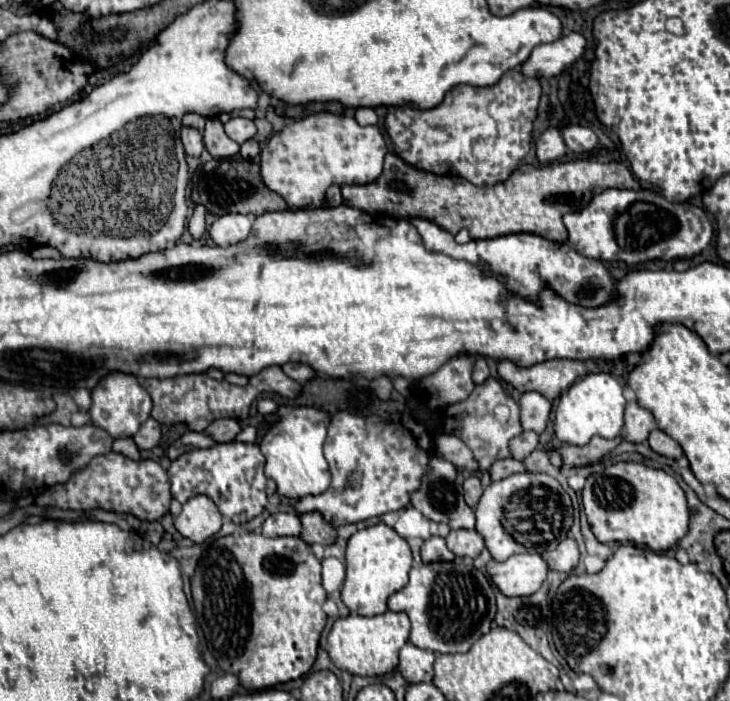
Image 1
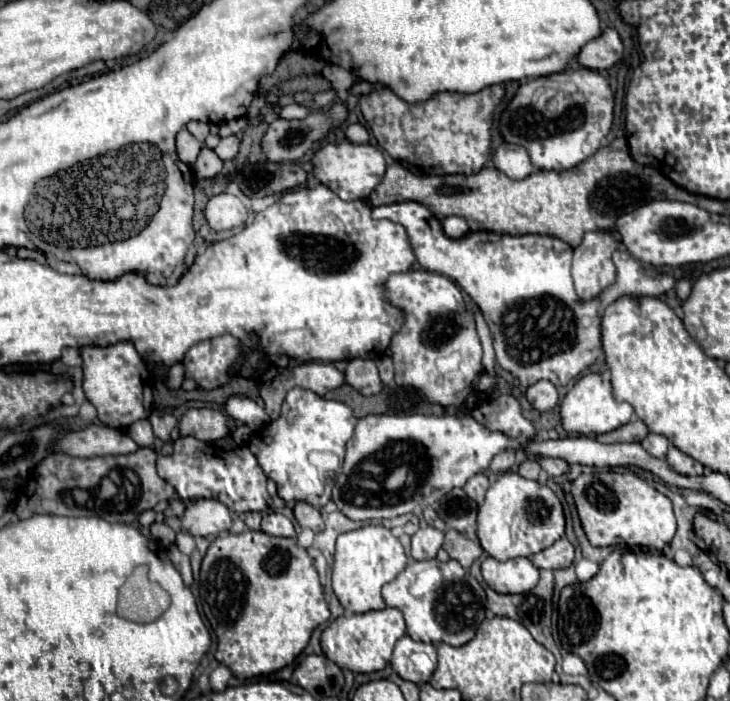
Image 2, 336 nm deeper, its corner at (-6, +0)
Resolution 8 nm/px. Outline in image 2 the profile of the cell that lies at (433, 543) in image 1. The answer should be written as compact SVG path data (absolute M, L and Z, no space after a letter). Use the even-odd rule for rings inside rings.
M427 526L421 528L413 538L411 538L411 556L415 560L431 560L437 556L439 548L443 546L443 532Z

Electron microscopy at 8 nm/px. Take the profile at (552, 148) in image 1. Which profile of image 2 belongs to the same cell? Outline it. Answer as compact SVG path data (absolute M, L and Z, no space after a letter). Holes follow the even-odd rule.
M503 142L495 154L493 154L493 162L495 162L495 168L505 172L509 178L513 180L523 180L527 178L529 174L533 174L533 164L531 164L531 158L529 158L529 152L523 148L523 146L517 146L517 144L507 144Z

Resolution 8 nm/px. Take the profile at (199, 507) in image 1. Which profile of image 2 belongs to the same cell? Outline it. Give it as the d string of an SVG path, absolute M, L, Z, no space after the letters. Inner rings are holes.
M199 498L185 508L183 528L193 536L213 536L231 528L231 516L219 500Z

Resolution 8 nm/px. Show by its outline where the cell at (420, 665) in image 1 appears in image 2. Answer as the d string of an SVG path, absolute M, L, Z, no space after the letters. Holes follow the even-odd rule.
M403 636L395 644L391 666L403 680L409 680L413 684L429 682L437 666L435 646Z

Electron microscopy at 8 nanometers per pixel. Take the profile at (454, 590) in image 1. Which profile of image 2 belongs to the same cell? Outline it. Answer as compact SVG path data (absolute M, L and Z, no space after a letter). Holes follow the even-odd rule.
M425 560L409 564L393 582L383 586L383 600L403 612L407 634L417 642L463 646L475 638L477 628L485 620L487 594L485 588L457 560L439 562Z

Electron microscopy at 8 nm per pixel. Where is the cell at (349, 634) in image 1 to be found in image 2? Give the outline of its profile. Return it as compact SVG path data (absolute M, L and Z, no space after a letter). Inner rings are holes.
M385 608L377 612L339 616L333 620L325 632L321 634L323 654L339 664L339 668L347 668L351 672L377 672L383 670L391 662L391 654L395 642L405 636L405 618L397 608Z

